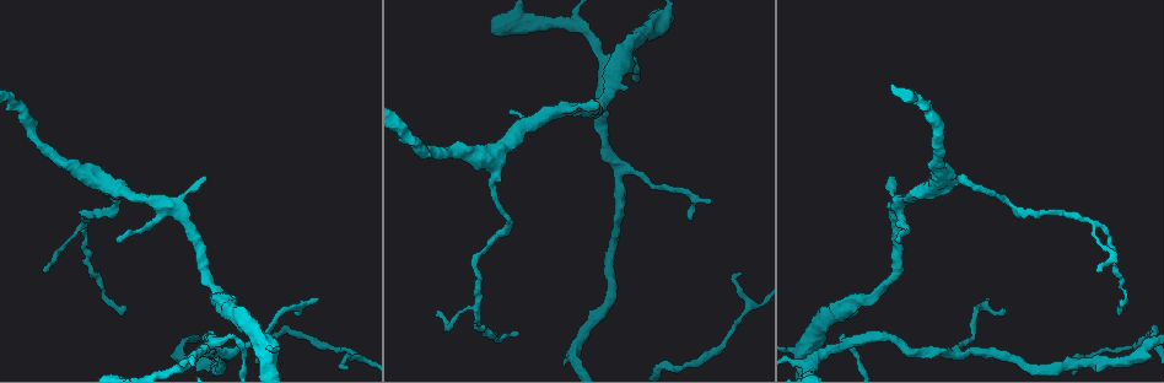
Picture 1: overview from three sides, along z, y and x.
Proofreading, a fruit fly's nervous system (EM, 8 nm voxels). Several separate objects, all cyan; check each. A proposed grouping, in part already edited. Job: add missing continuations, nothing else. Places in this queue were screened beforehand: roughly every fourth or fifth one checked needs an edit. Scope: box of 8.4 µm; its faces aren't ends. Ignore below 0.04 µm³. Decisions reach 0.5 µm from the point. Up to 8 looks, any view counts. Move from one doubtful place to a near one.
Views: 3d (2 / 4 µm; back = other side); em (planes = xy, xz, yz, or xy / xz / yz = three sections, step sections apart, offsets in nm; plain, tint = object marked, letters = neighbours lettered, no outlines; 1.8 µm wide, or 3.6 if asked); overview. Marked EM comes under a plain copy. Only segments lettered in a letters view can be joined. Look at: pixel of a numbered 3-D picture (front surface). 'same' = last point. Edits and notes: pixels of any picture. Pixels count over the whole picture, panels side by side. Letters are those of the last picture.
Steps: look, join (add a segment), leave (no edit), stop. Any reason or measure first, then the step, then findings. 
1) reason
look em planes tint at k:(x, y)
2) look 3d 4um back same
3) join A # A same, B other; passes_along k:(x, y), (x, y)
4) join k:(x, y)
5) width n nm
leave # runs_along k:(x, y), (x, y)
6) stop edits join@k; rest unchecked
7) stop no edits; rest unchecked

thin end
look 3d 4um at 1:(45, 272)

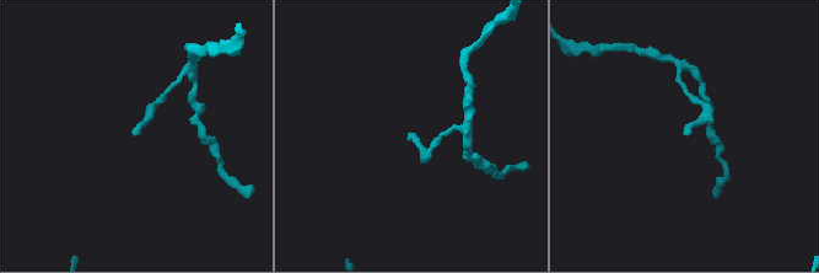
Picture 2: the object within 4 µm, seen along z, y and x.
now the EM
look em planes tint at 2:(686, 133)

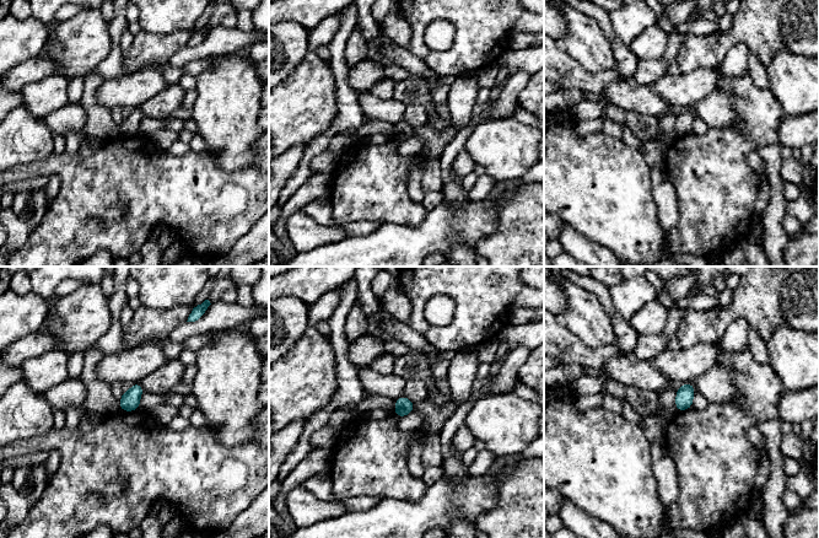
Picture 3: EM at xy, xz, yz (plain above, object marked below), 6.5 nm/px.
look em planes letters same

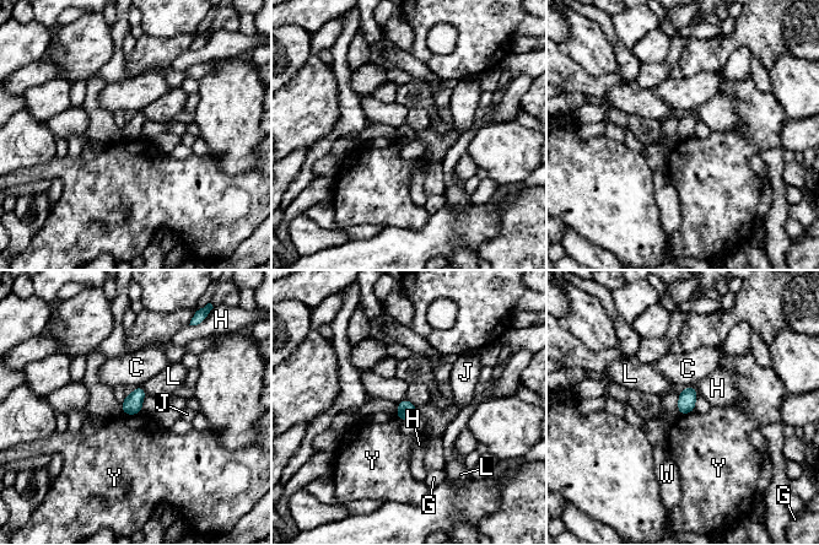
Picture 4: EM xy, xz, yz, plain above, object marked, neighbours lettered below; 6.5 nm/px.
leave # C other, G other, H other, J other, L other, W other, Y other; no lettered segment goes on from it

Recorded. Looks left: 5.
thin end
look 3d 2um at 1:(987, 298)

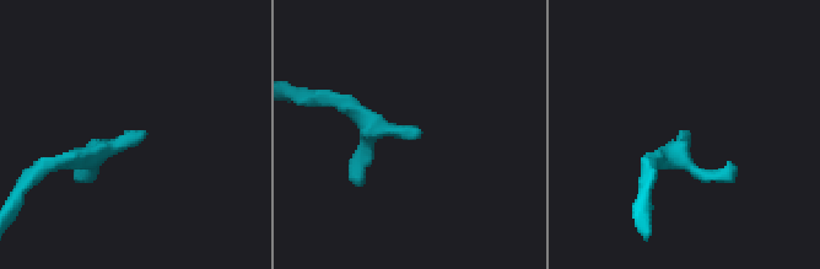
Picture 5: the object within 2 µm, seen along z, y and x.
look em yz step 16 letters at 5:(687, 132)

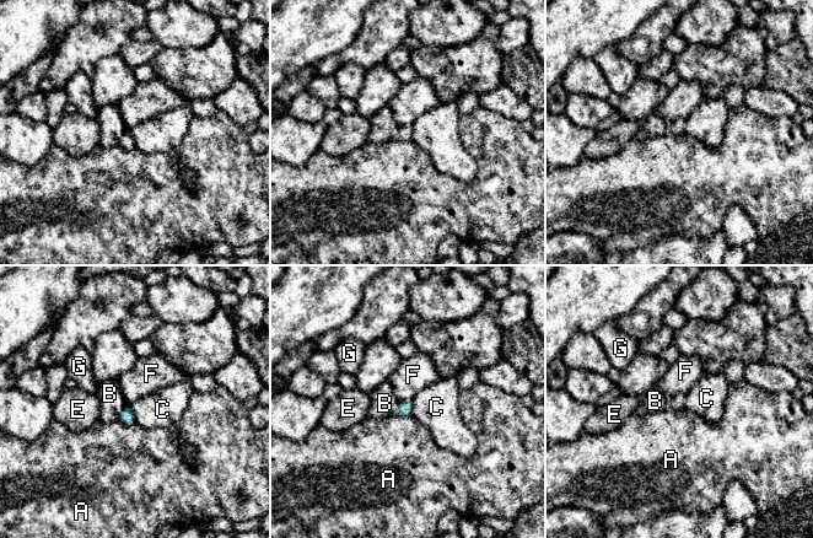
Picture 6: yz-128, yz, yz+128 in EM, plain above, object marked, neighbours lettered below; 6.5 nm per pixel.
look em planes letters same

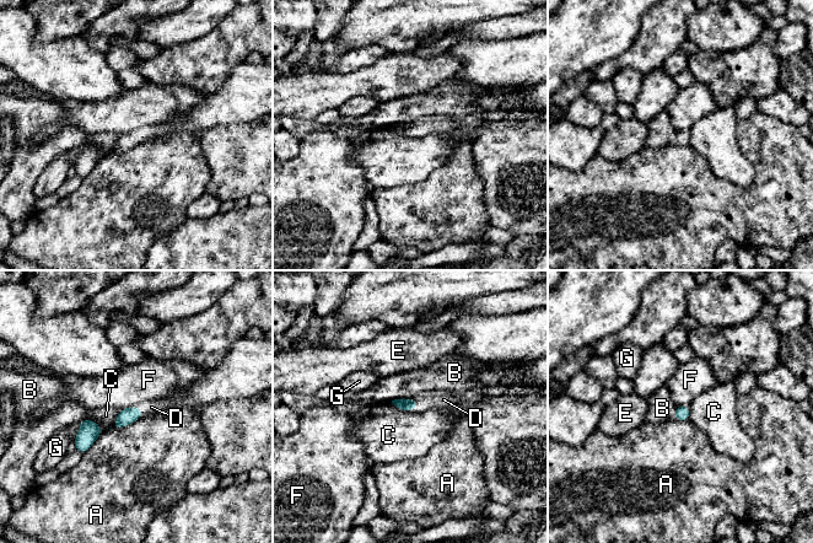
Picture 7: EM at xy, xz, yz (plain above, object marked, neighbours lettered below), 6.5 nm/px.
width 80 nm
join D # A other, B other, C other, D same, E other, F other, G other; passes_along 7:(405, 404), (416, 406), (443, 399); it goes on there

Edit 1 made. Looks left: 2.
an open end
look em 3.6um planes letters at 1:(116, 240)

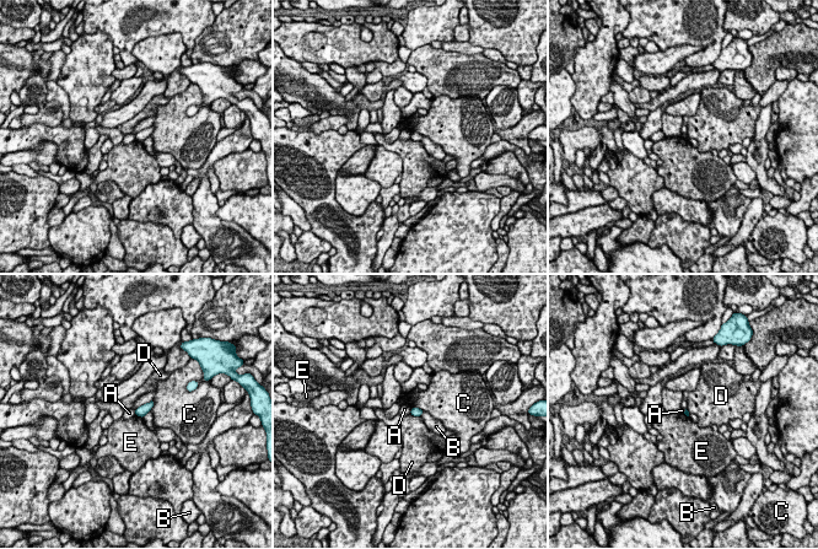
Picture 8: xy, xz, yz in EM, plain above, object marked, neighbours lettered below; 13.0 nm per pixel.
leave # A other, B other, C other, D other, E other; border 8:(134, 409), (135, 414); no lettered segment goes on from it

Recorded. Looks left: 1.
stop edits join@7; rest unchecked

